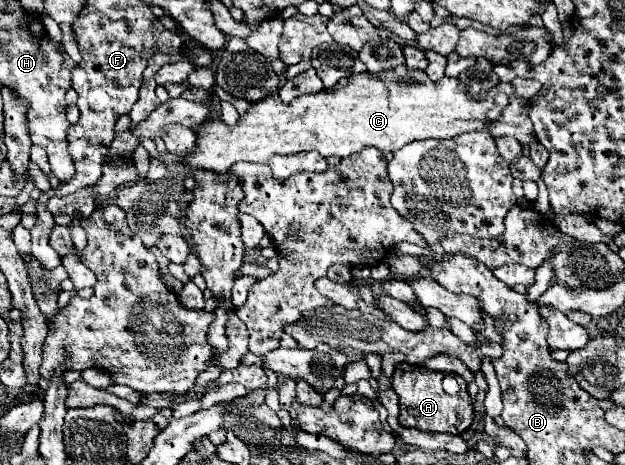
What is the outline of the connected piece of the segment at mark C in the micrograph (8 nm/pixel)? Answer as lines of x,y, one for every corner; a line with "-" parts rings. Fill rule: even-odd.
406,65
382,71
382,73
354,73
342,81
338,81
332,89
322,89
322,93
314,95
302,95
294,99
290,105
282,103
278,95
270,95
258,103
252,103
248,113
238,119
236,127
224,125
220,119
204,121
200,127
196,127
196,149
188,159
178,159
172,153
166,153
162,161
172,173
188,173
192,169
214,169
216,173
226,173
236,161
250,161
250,163
268,163
272,155
292,155
302,151
318,151
322,157
348,157
356,151
360,151
364,145
374,145
384,151
398,151
410,141
422,141
422,139
450,139
454,135
466,133
466,131
482,131
490,129
492,137
514,137
520,145
530,145
536,141
532,121
528,117
530,113
530,99
518,97
512,83
498,83
494,89
486,91
482,99
470,99
466,87
456,77
442,77
440,81
430,81
430,77
424,71
408,69
-
504,93
508,97
508,105
502,109
500,117
494,121
486,119
488,109
494,107
494,99

